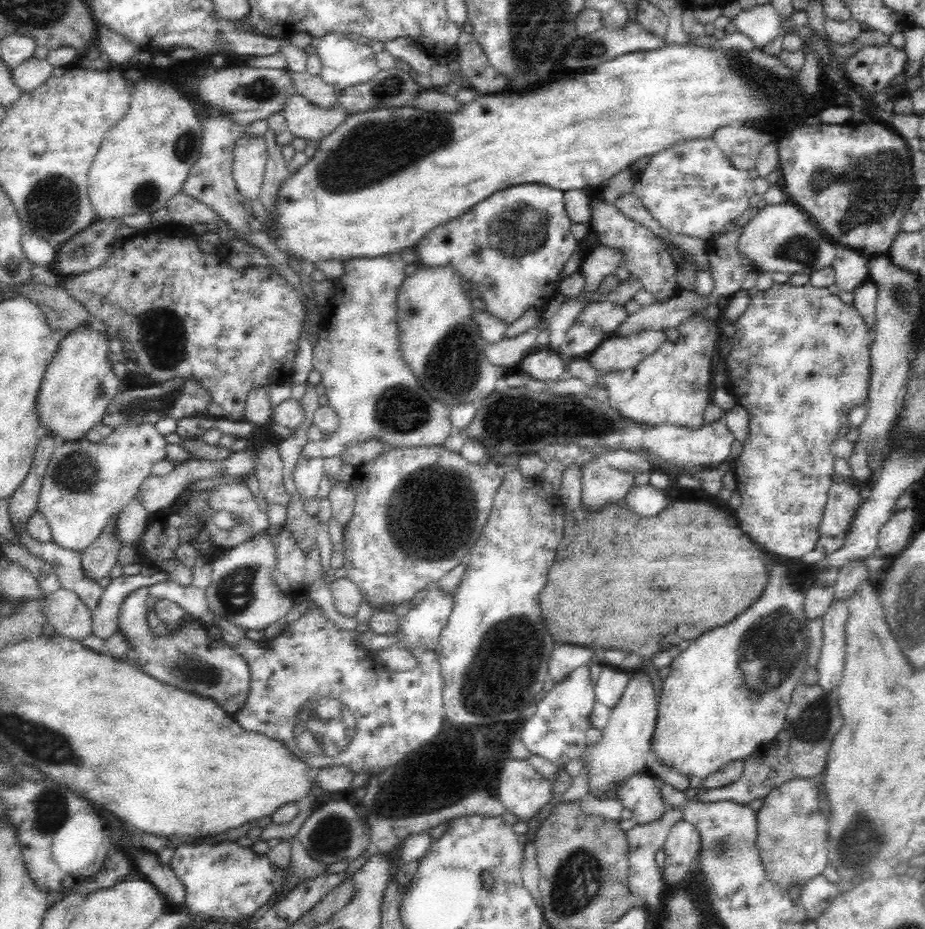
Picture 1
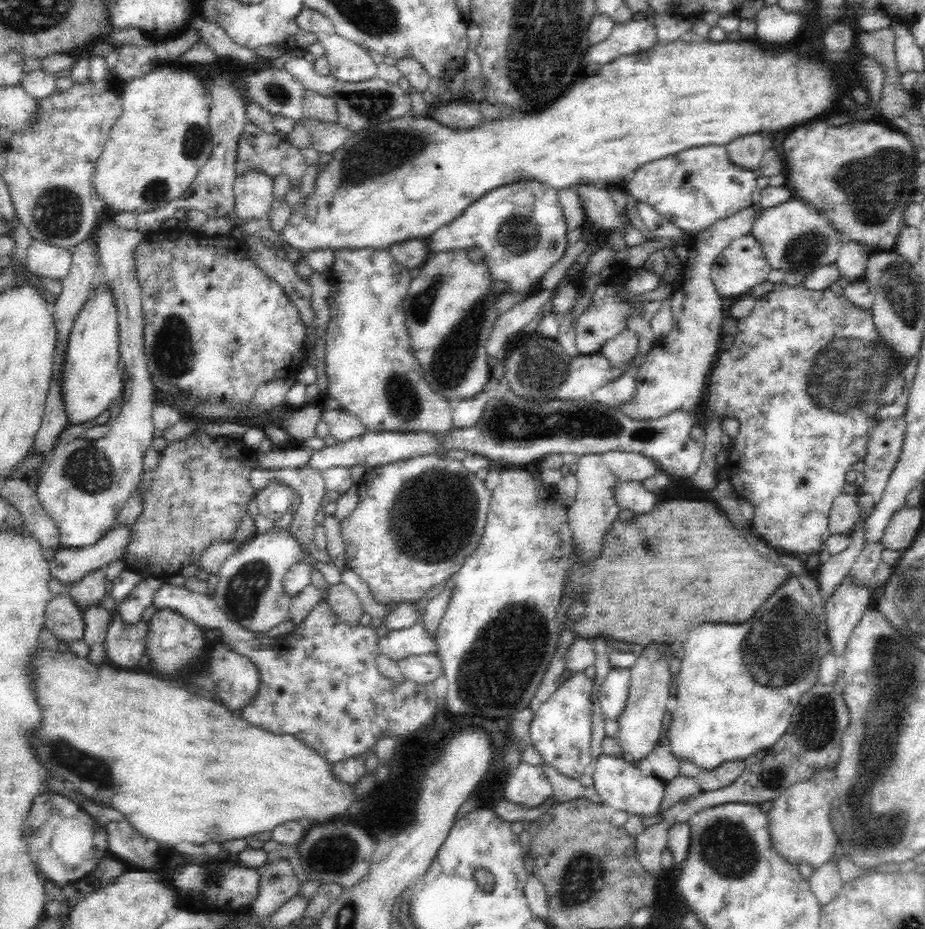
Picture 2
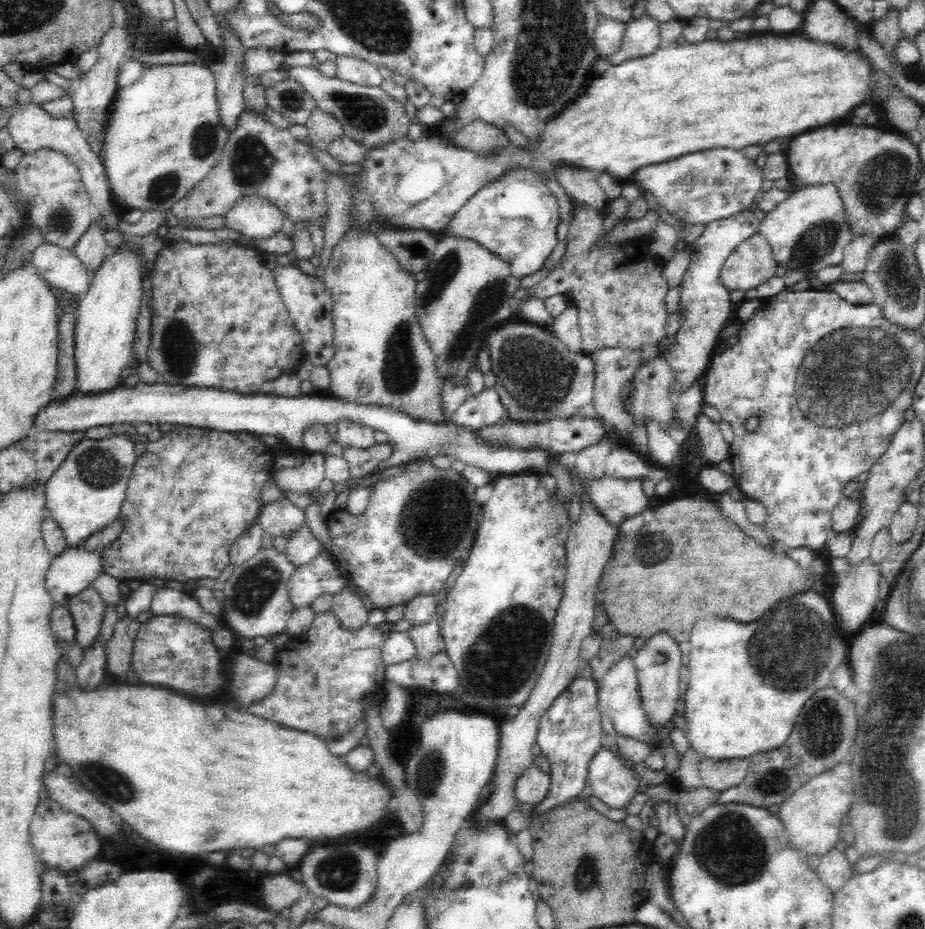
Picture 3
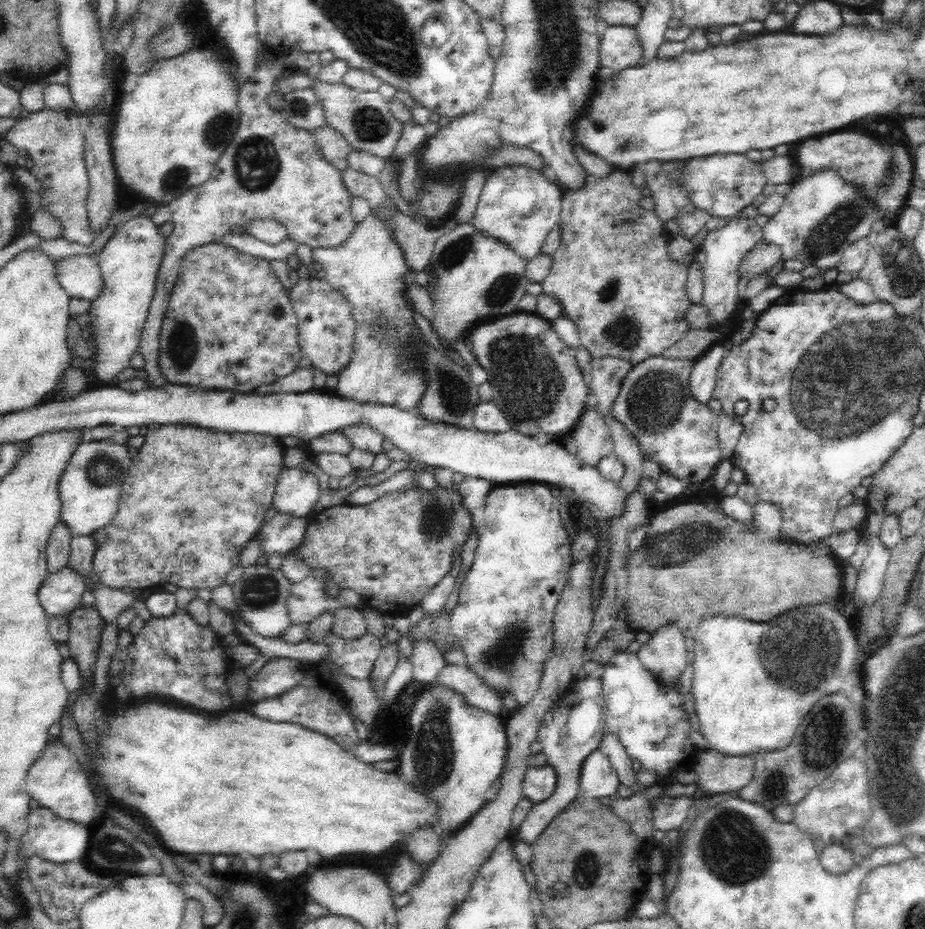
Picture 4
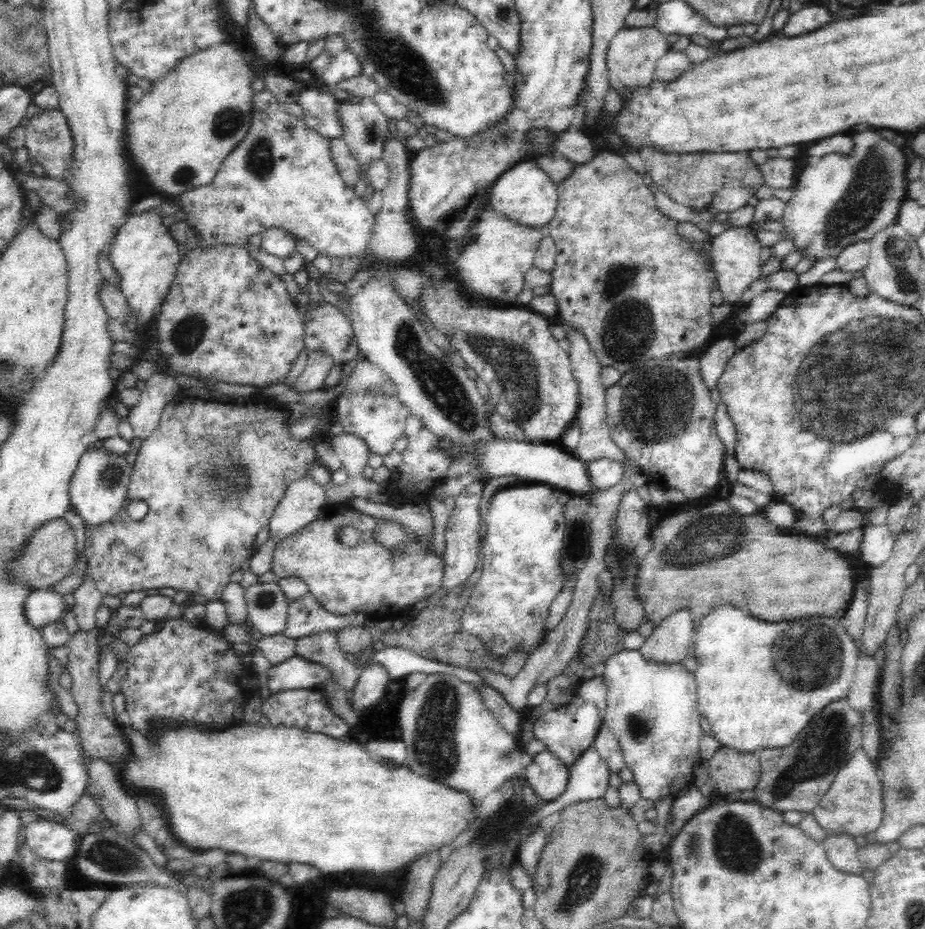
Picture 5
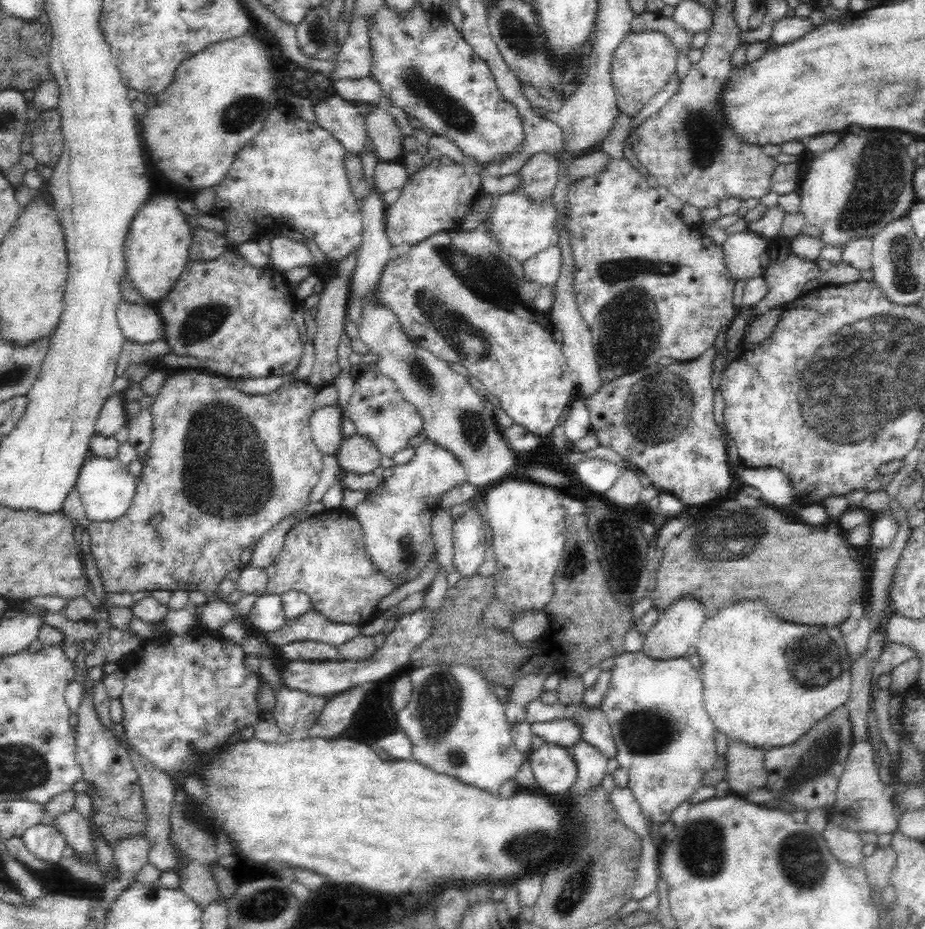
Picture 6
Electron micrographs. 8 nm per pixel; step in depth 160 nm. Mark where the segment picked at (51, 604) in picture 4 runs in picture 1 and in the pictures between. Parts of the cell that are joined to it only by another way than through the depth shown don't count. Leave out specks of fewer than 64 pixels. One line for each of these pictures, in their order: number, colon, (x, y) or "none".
1: (131, 522)
2: (69, 565)
3: (74, 570)

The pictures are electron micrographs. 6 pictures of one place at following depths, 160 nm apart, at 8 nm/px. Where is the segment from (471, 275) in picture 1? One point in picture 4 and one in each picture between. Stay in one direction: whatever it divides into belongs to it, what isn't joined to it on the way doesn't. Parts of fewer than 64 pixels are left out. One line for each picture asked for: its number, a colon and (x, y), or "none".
2: (520, 228)
3: (515, 217)
4: (518, 205)

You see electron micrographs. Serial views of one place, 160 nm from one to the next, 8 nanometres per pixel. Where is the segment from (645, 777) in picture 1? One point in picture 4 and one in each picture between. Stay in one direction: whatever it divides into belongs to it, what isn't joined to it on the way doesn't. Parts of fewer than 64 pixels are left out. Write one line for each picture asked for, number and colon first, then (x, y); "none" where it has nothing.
2: (620, 784)
3: (613, 784)
4: (598, 780)

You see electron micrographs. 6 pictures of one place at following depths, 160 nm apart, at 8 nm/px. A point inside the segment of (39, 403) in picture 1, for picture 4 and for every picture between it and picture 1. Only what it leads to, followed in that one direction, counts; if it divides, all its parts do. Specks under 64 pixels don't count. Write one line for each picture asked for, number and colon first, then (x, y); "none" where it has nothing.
2: (91, 381)
3: (106, 324)
4: (130, 259)

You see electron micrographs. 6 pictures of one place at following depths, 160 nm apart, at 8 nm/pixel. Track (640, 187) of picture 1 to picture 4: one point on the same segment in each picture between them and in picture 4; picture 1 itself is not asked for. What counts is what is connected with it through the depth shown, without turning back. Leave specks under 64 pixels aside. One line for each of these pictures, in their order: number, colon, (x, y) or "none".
2: (698, 187)
3: (701, 187)
4: (720, 184)

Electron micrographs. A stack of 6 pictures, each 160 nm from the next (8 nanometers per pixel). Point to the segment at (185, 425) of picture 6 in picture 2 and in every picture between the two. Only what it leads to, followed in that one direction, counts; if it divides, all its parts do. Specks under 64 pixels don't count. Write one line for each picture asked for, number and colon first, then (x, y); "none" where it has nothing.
2: (200, 489)
3: (194, 491)
4: (193, 497)
5: (203, 520)

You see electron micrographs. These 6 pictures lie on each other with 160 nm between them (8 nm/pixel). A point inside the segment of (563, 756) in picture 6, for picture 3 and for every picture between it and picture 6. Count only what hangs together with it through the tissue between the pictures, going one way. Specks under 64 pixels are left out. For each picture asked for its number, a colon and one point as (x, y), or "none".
3: (534, 785)
4: (539, 784)
5: (547, 775)

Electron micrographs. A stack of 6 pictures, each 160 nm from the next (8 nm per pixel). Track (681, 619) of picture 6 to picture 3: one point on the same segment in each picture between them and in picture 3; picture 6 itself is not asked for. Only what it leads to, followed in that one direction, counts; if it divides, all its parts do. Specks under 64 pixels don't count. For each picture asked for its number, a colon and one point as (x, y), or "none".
3: (658, 662)
4: (665, 654)
5: (670, 641)

